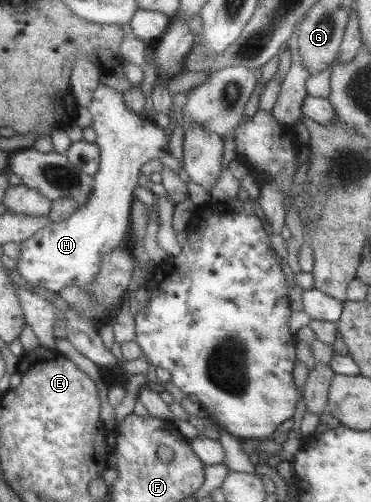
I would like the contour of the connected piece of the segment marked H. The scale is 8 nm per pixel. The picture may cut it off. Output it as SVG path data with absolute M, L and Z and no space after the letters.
M98 84L92 90L92 100L87 109L92 119L91 128L95 131L94 143L99 149L99 167L92 176L94 183L86 203L77 207L64 221L48 222L46 226L19 243L20 257L16 259L16 271L28 285L51 292L58 292L64 287L79 287L84 290L86 285L94 281L100 269L102 255L112 251L122 242L124 229L129 227L129 213L134 198L132 189L137 185L138 173L144 163L160 161L163 168L176 173L180 170L178 161L166 149L170 135L166 135L164 129L155 125L152 120L148 120L143 112L136 113L129 109L120 91L108 85Z

